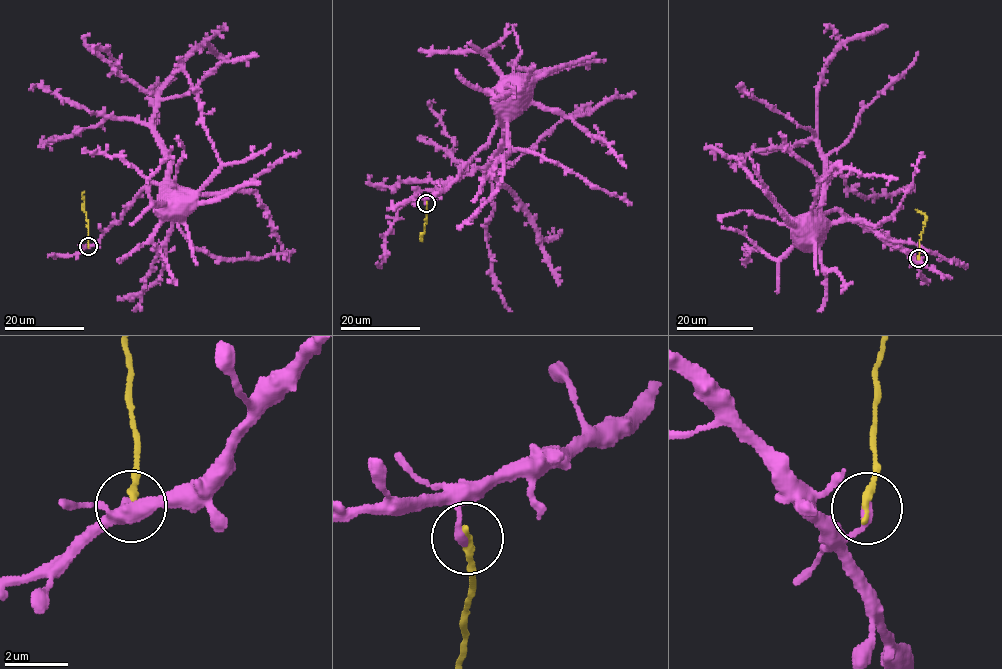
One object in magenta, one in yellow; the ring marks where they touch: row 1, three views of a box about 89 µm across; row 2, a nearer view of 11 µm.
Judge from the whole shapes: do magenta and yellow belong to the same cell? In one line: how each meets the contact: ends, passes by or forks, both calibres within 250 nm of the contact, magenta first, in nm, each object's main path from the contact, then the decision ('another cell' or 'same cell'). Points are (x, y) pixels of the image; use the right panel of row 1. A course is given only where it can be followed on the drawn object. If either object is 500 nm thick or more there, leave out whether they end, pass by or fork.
magenta ends there; yellow ends there; 300 nm thick on the magenta side, 240 nm on the other; magenta runs (918, 258), (917, 261), (896, 241), (867, 230), (836, 210), (796, 228); yellow runs (918, 258), (920, 232), (926, 216), (915, 209); another cell

